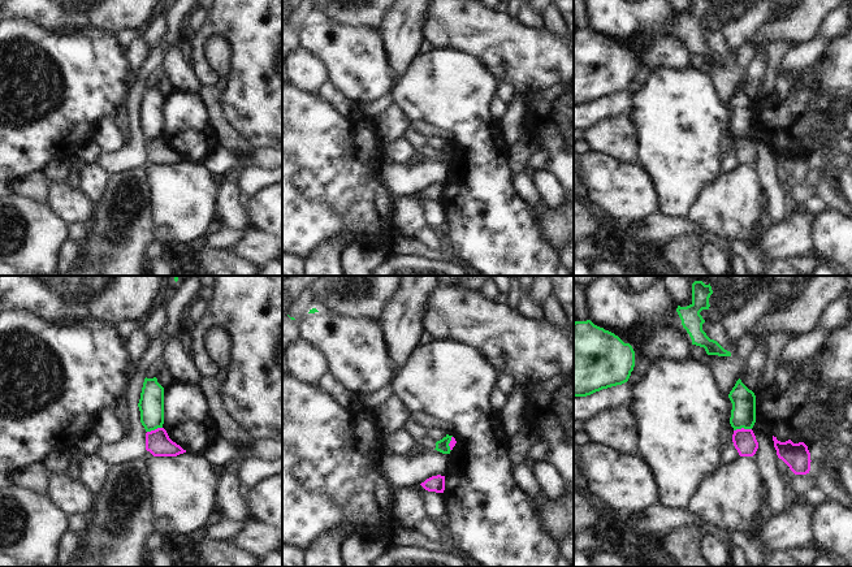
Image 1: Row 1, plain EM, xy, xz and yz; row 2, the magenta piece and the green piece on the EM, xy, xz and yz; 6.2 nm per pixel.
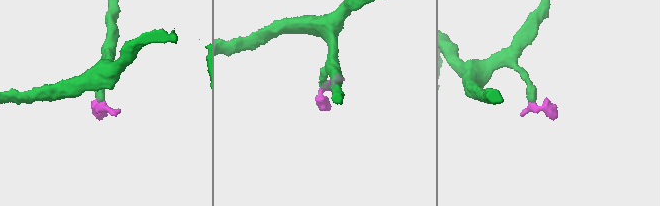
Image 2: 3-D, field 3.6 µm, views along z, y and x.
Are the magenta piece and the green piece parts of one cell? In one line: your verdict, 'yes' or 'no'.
no

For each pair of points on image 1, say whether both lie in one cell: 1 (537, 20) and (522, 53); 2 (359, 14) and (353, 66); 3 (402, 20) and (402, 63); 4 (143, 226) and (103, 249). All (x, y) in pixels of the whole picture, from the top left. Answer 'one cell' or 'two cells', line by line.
1: two cells
2: two cells
3: one cell
4: one cell

